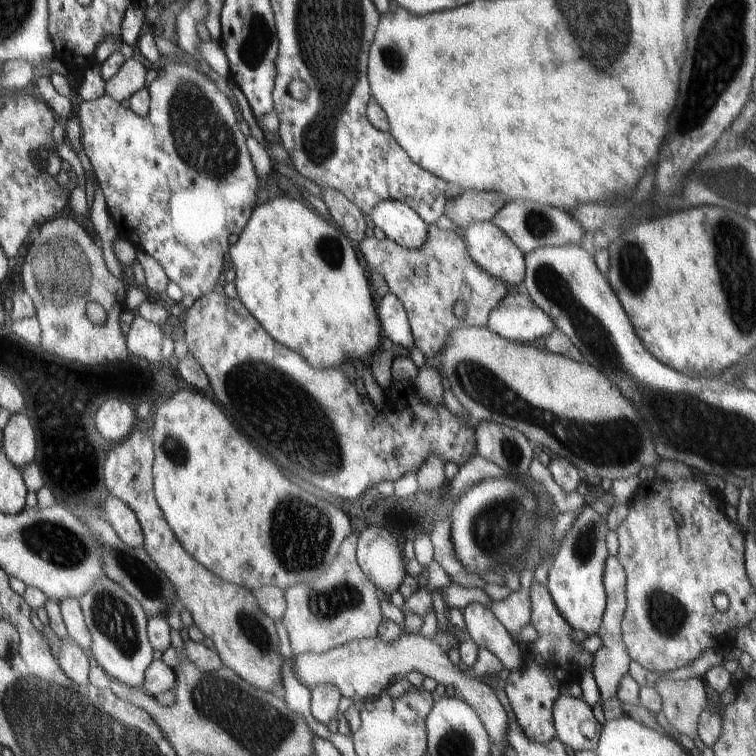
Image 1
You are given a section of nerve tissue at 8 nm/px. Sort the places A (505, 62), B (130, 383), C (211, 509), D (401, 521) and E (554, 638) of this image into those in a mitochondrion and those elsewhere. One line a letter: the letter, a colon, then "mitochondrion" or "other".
A: other
B: other
C: other
D: other
E: other

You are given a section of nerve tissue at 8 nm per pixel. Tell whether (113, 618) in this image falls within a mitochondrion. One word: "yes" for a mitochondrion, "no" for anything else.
yes

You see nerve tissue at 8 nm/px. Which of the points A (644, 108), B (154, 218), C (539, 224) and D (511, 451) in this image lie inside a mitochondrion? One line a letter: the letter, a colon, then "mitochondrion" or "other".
A: other
B: other
C: mitochondrion
D: mitochondrion

